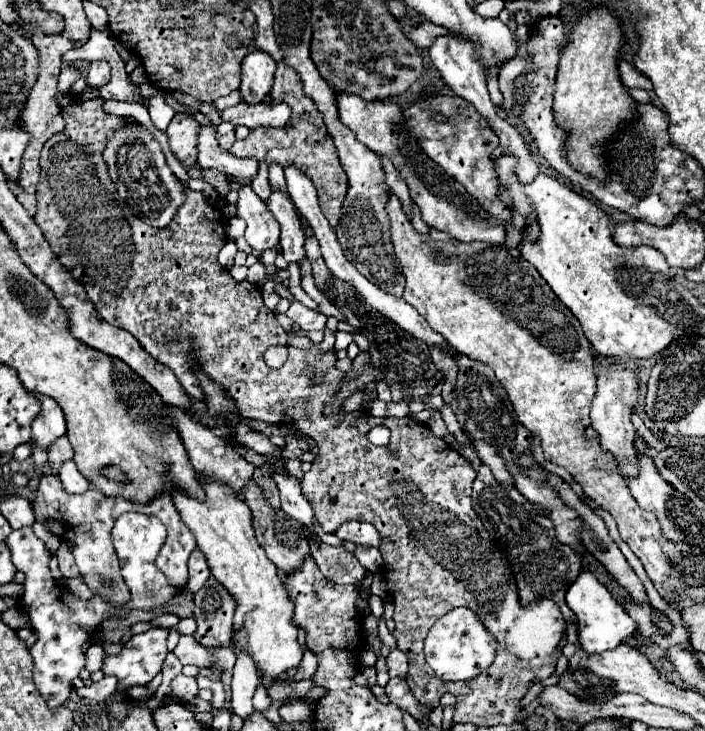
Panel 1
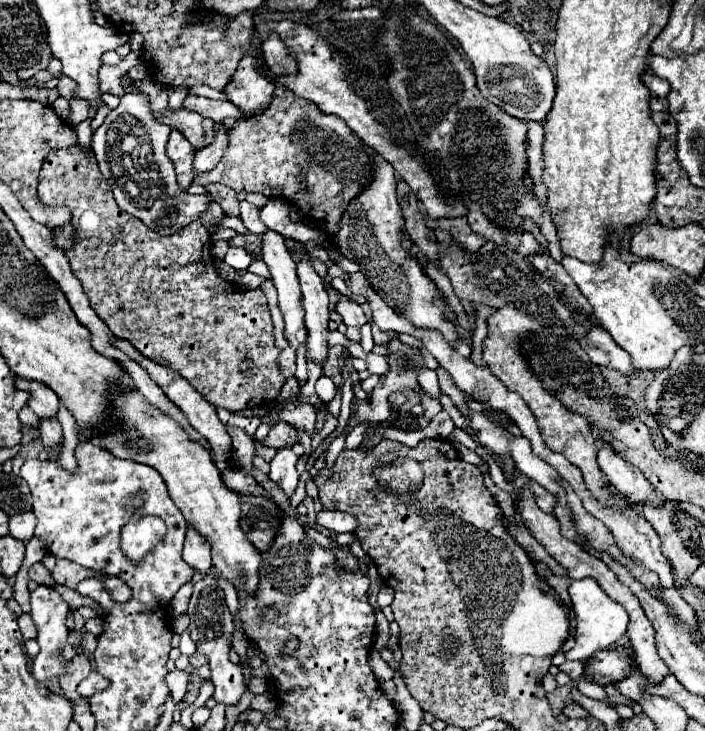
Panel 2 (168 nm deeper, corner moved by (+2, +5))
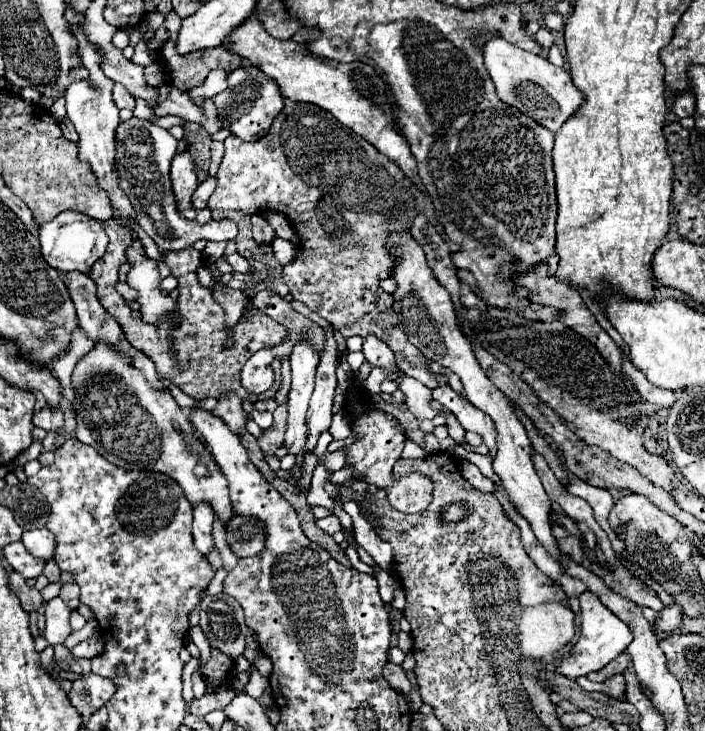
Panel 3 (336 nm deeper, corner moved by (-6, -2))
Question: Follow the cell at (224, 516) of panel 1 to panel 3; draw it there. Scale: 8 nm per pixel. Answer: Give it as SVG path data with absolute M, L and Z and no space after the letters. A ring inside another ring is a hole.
M96 341L94 347L76 363L72 371L72 387L78 441L92 445L116 467L150 469L170 475L184 489L190 503L210 501L216 517L224 525L234 517L228 497L228 481L218 471L212 455L200 443L194 445L194 451L186 449L184 435L192 433L192 425L168 387L152 387L132 365L130 357L122 355L106 341ZM198 461L210 465L210 477L198 477L194 473Z

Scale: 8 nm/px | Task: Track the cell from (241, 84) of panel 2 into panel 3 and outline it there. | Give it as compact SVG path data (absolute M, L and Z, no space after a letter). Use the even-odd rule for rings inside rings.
M244 65L238 67L228 75L228 87L212 97L218 117L222 123L222 129L228 129L234 137L242 141L256 141L258 137L264 137L274 121L274 117L282 111L284 107L284 97L280 95L278 83L264 75L258 67L254 65Z

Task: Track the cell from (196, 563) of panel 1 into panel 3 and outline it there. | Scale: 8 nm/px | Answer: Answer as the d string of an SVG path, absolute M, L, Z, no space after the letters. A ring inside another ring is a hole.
M202 501L194 505L194 527L192 527L192 537L194 545L200 553L208 555L214 547L212 543L212 523L214 523L214 509L210 503Z

